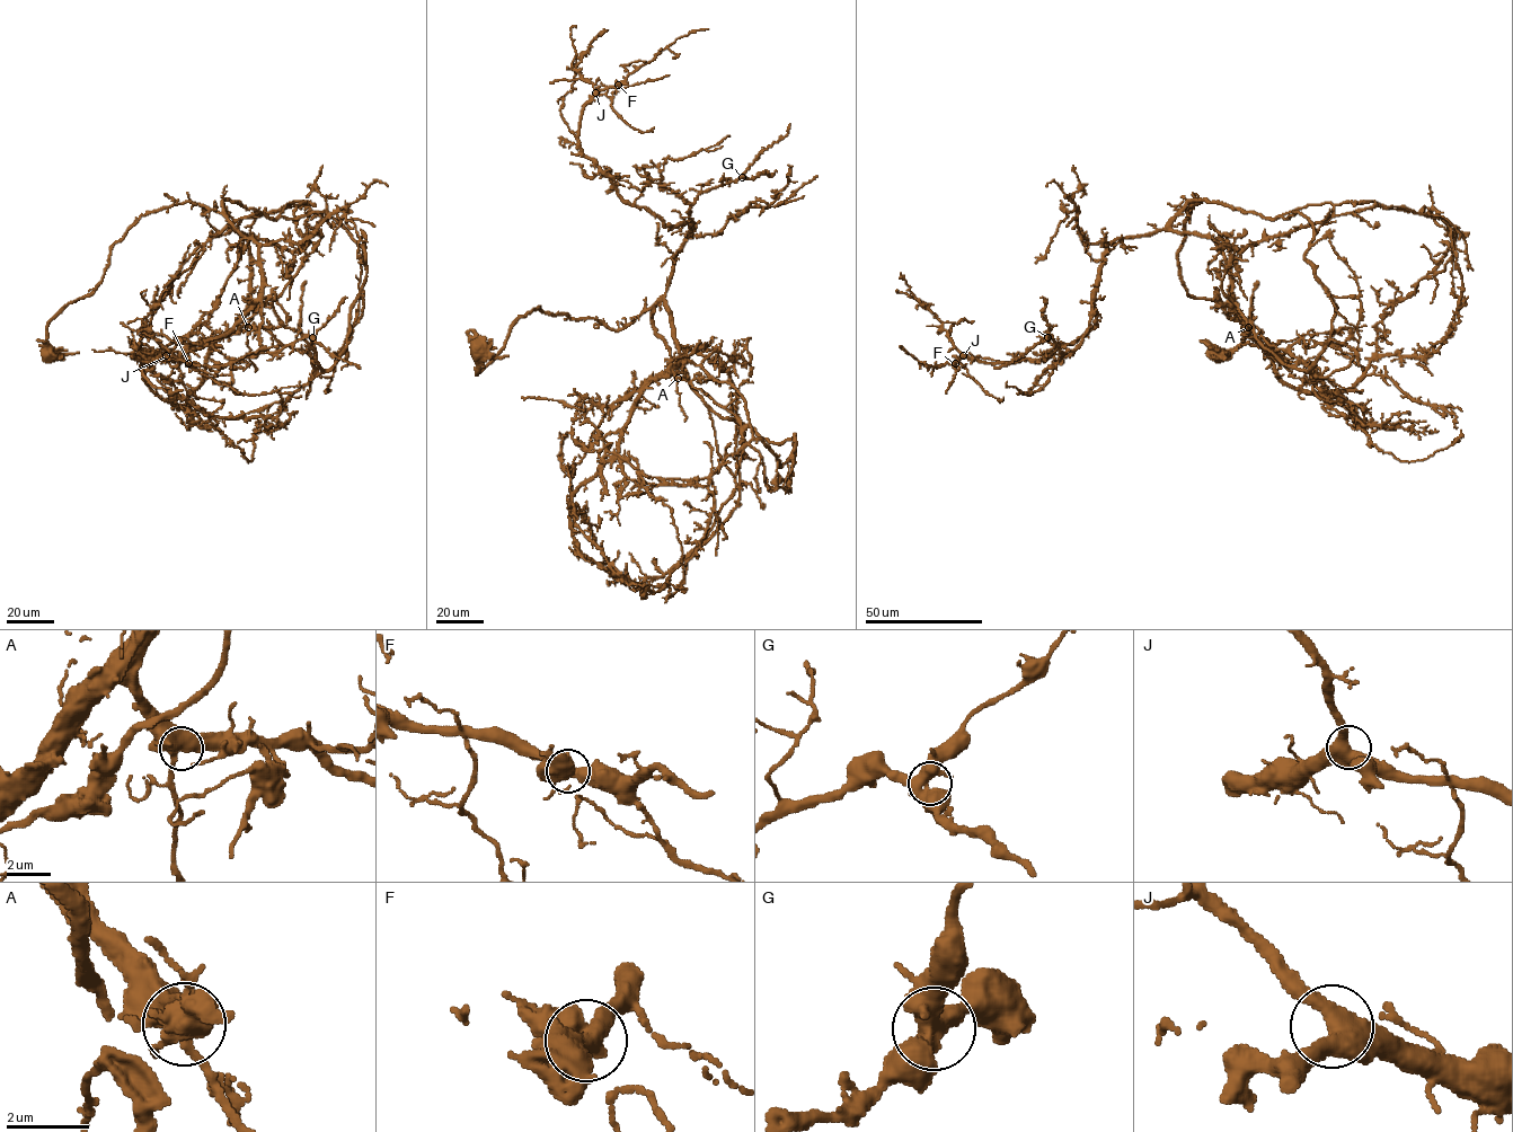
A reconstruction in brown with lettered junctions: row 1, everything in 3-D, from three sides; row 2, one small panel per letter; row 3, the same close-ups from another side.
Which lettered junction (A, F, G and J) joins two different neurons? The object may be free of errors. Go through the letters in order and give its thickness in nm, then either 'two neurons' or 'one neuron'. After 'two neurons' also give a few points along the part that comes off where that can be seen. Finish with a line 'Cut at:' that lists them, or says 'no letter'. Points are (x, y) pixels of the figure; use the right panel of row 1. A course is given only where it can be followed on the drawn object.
A: calibre 550 nm; one neuron
F: calibre 600 nm; one neuron
G: calibre 500 nm; one neuron
J: calibre 440 nm; one neuron
Cut at: no letter

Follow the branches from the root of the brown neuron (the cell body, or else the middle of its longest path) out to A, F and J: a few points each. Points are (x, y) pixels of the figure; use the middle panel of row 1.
A: (477, 352), (476, 373), (510, 327), (538, 307), (620, 330), (662, 300), (679, 348), (678, 378)
F: (477, 352), (476, 373), (538, 307), (620, 330), (666, 292), (691, 226), (627, 203), (578, 139), (618, 85)
J: (477, 352), (476, 373), (538, 307), (620, 330), (666, 292), (691, 226), (627, 203), (584, 155), (595, 93)

